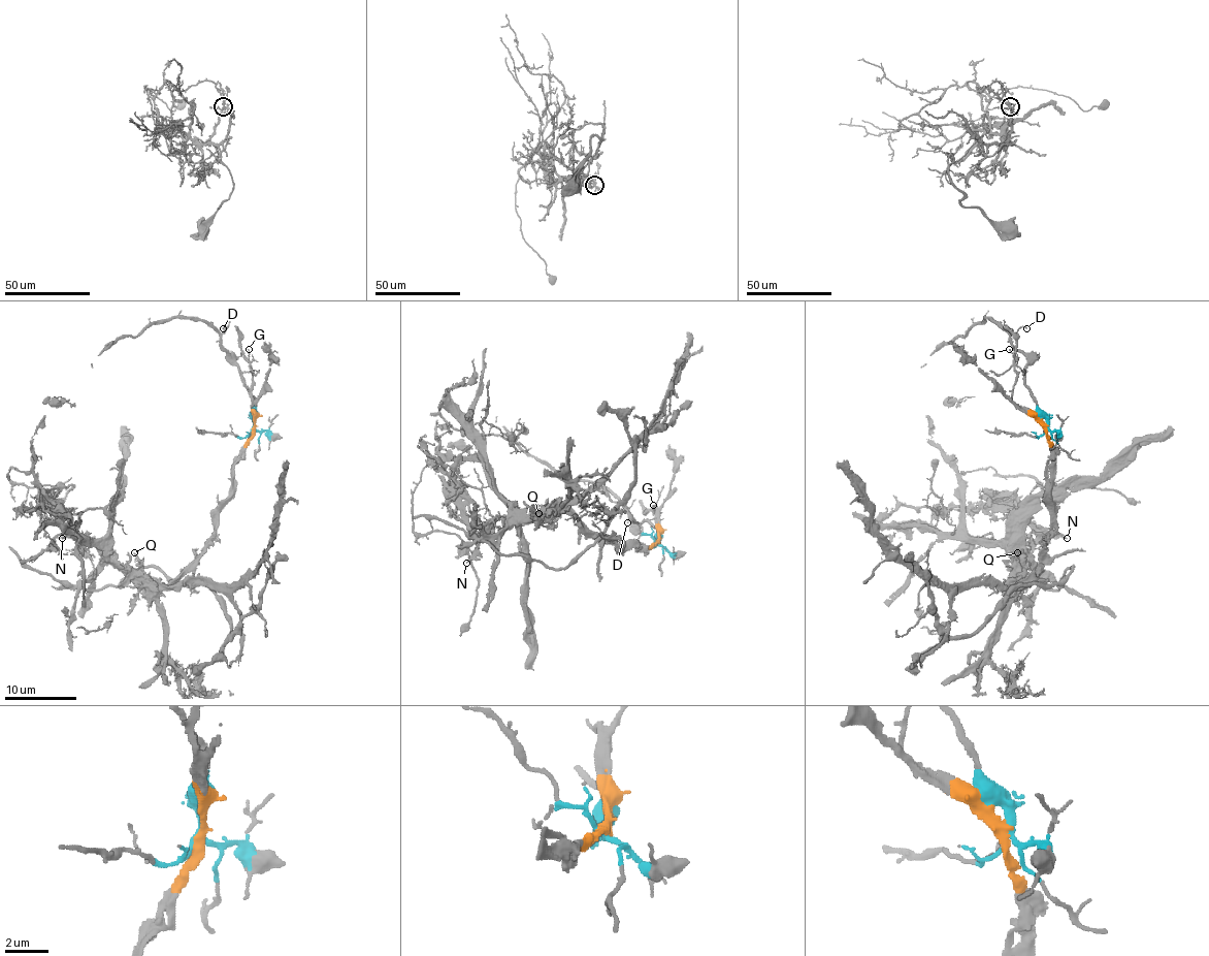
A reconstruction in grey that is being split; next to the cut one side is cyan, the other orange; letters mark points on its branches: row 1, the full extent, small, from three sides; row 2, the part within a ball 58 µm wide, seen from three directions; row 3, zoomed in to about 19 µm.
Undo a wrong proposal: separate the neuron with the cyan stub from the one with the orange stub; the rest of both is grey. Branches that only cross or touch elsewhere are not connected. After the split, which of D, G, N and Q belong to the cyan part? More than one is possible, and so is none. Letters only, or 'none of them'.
D, G

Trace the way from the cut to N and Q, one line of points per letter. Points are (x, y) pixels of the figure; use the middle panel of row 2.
N: (658, 542), (618, 546), (602, 542), (562, 512), (513, 512), (481, 539), (479, 549), (466, 562)
Q: (658, 542), (651, 546), (608, 544), (572, 515), (562, 512), (537, 513)

